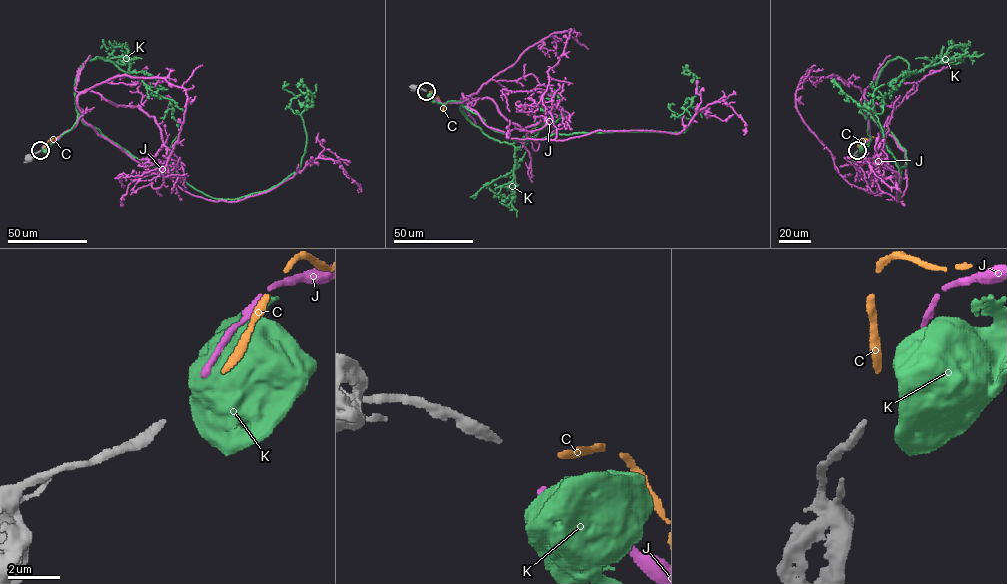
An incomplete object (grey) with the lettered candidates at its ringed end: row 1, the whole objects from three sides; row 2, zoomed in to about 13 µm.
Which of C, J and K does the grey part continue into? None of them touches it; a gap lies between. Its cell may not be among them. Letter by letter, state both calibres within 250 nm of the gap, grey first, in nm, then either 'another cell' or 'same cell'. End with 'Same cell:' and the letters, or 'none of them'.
C: 280 nm thick on the grey side, 240 nm on the other; another cell
J: 280 nm thick on the grey side, 240 nm on the other; another cell
K: 280 nm thick on the grey side, 950 nm on the other; another cell
Same cell: none of them

